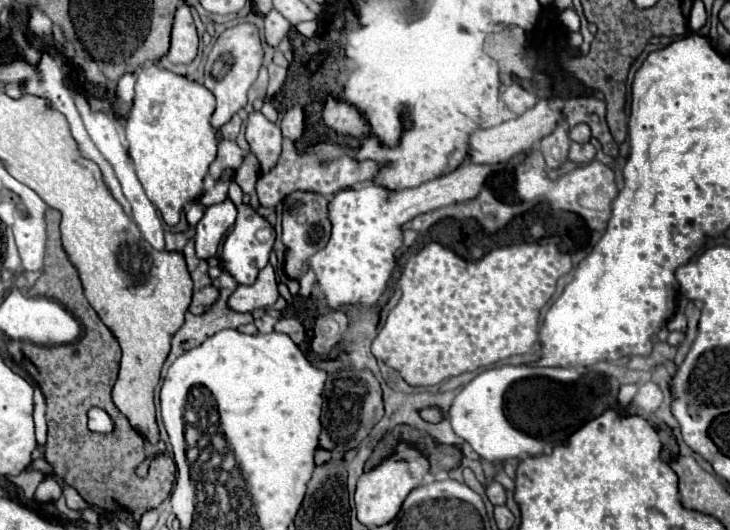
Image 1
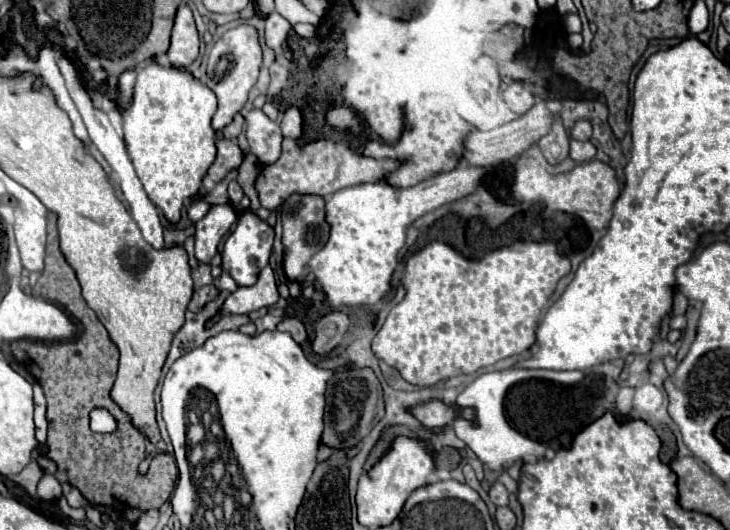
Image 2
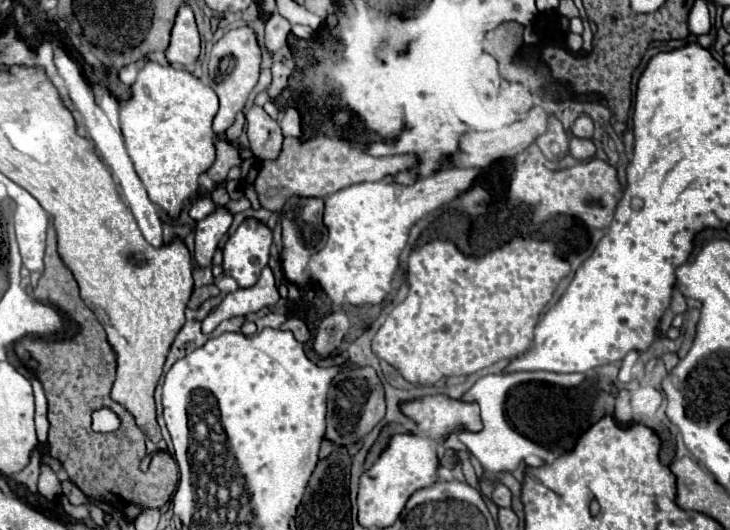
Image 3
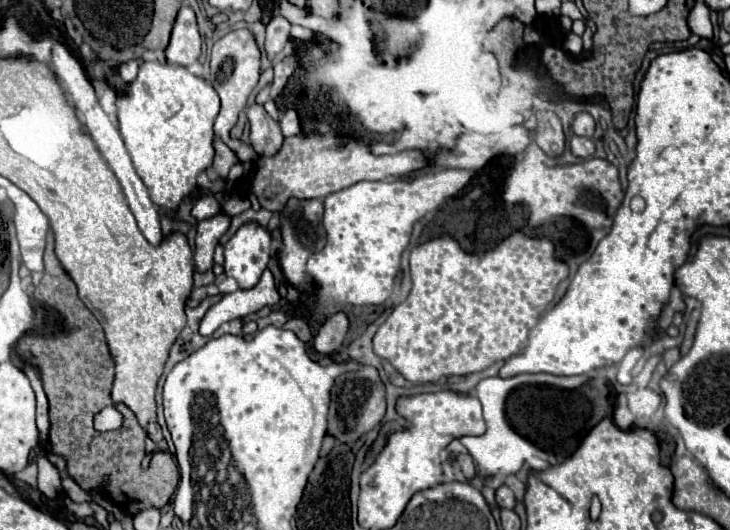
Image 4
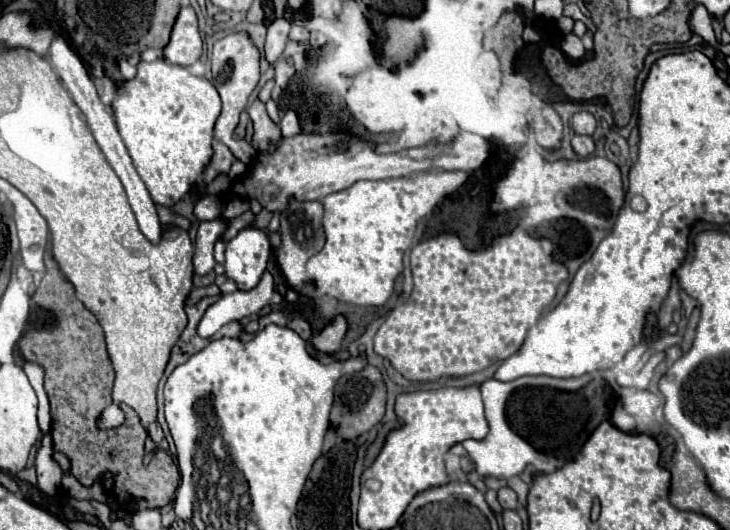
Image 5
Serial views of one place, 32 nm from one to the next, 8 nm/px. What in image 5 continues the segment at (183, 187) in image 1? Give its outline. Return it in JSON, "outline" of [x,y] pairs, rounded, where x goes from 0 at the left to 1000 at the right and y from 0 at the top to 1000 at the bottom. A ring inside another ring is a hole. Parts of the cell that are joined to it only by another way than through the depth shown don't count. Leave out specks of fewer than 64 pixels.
{"outline":[[[192,113],[186,143],[159,166],[153,204],[159,238],[208,377],[222,389],[238,389],[260,362],[260,351],[268,347],[290,294],[288,268],[304,204],[293,158],[227,113]]]}

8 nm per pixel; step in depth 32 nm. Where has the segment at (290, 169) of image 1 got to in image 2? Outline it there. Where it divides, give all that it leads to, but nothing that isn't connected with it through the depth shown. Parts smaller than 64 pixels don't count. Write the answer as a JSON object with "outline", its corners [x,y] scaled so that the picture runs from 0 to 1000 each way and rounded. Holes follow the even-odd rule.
{"outline":[[[389,260],[386,294],[375,309],[367,309],[356,321],[351,336],[351,362],[362,392],[381,396],[397,366],[433,366],[433,370],[458,366],[460,358],[468,358],[477,351],[488,351],[499,343],[518,343],[532,325],[542,321],[545,313],[548,313],[548,302],[537,302],[537,298],[512,302],[512,298],[496,294],[493,287],[482,283],[474,268],[458,268],[458,264],[438,260],[430,268],[422,268],[419,275],[408,275],[405,264]]]}

